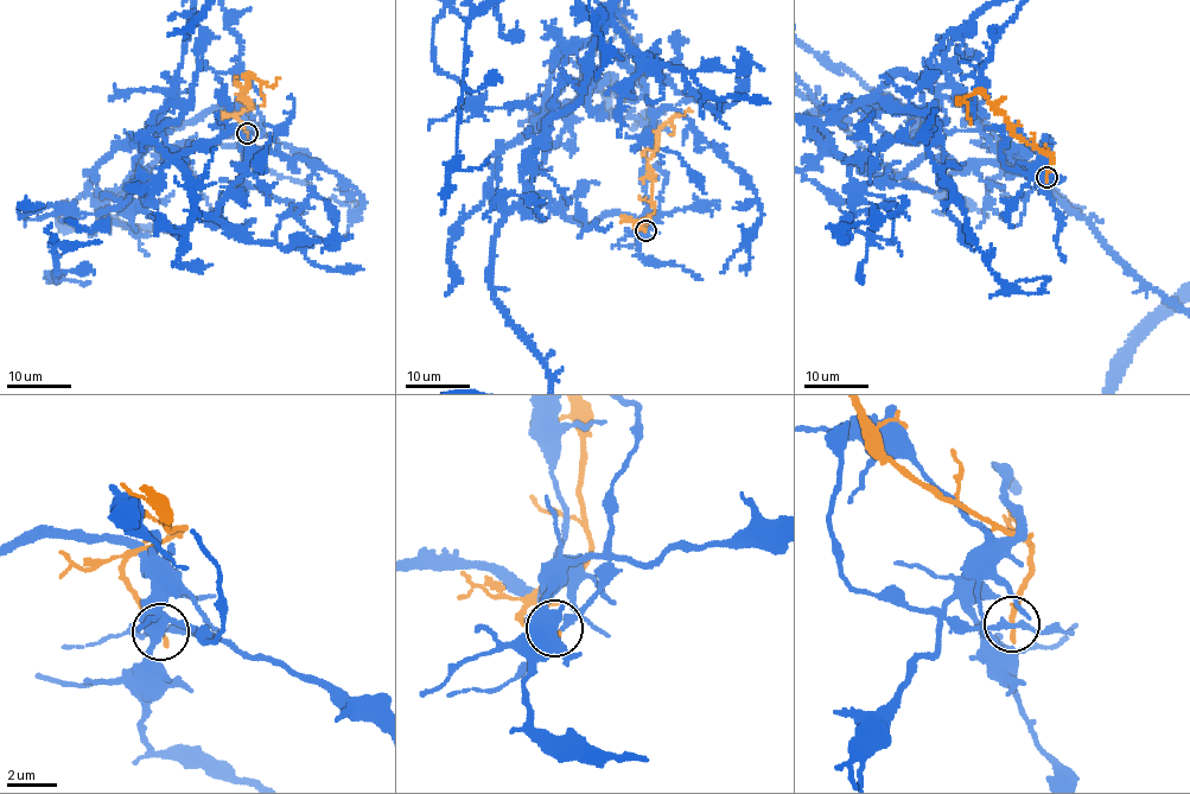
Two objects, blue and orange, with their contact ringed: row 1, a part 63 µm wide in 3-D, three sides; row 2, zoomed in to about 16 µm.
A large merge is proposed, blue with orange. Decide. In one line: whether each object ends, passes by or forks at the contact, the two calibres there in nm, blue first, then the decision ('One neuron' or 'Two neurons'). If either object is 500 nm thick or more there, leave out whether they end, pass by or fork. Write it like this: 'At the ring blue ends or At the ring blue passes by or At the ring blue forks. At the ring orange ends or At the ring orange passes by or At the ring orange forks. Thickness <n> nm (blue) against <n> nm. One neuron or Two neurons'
At the ring blue passes by. At the ring orange ends. Thickness 200 nm (blue) against 260 nm. Two neurons

